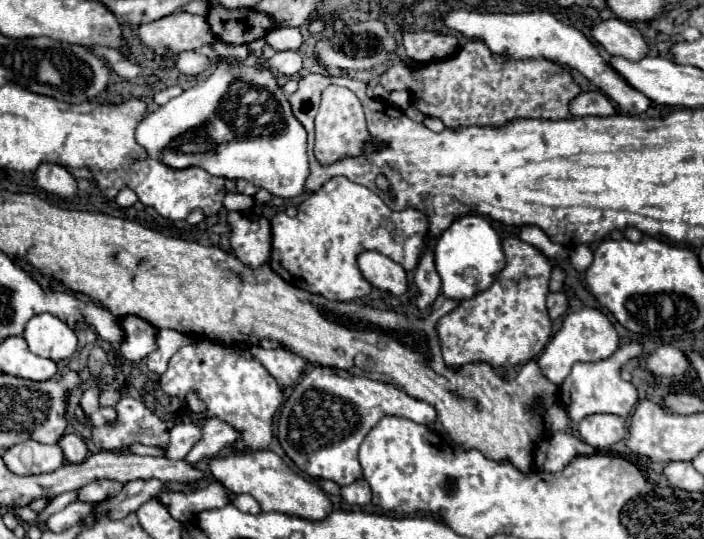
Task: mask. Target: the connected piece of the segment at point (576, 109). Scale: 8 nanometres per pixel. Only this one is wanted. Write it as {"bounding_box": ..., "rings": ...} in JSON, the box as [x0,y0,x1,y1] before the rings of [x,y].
{"bounding_box":[570,91,614,117],"rings":[[[586,91],[580,93],[576,99],[572,99],[570,103],[570,113],[576,117],[586,117],[586,115],[614,115],[614,107],[610,103],[610,99],[600,93],[600,91]]]}

